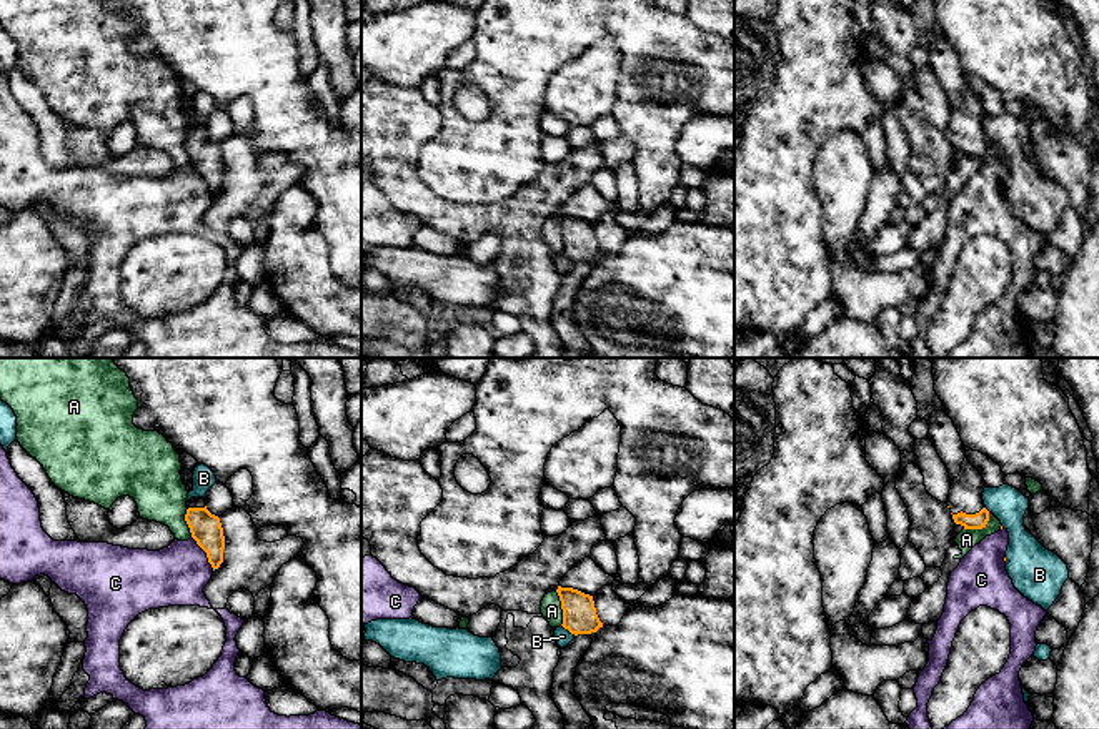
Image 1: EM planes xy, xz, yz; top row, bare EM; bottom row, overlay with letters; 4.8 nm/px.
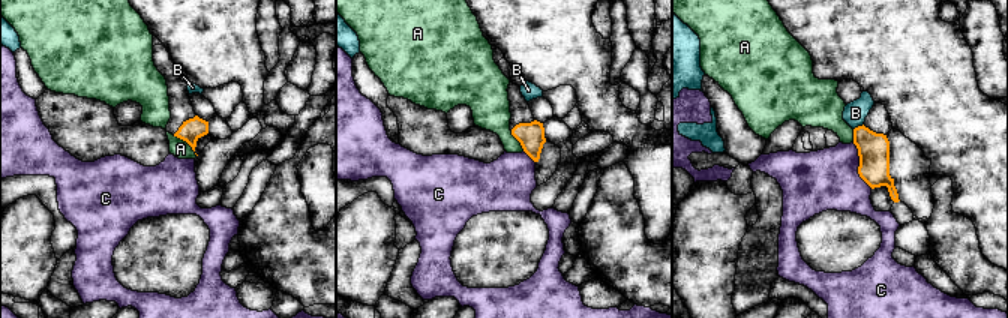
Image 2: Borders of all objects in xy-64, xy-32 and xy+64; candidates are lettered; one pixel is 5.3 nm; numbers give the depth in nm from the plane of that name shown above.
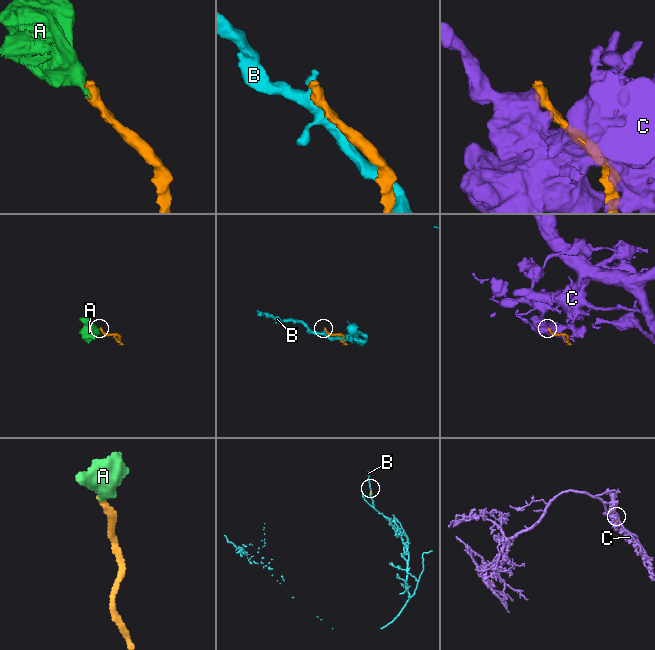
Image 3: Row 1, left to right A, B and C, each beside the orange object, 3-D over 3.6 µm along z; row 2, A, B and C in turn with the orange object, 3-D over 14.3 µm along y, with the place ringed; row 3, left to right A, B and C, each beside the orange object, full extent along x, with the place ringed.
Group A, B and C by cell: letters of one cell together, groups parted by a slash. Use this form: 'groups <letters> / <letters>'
groups A / B / C

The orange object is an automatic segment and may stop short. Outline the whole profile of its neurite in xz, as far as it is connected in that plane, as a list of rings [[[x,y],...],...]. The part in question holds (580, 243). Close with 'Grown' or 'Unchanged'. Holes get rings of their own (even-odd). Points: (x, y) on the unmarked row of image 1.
[[[573,215],[556,216],[561,236],[563,236],[563,255],[571,261],[591,261],[603,255],[594,235],[593,223],[584,221]]]. Unchanged

